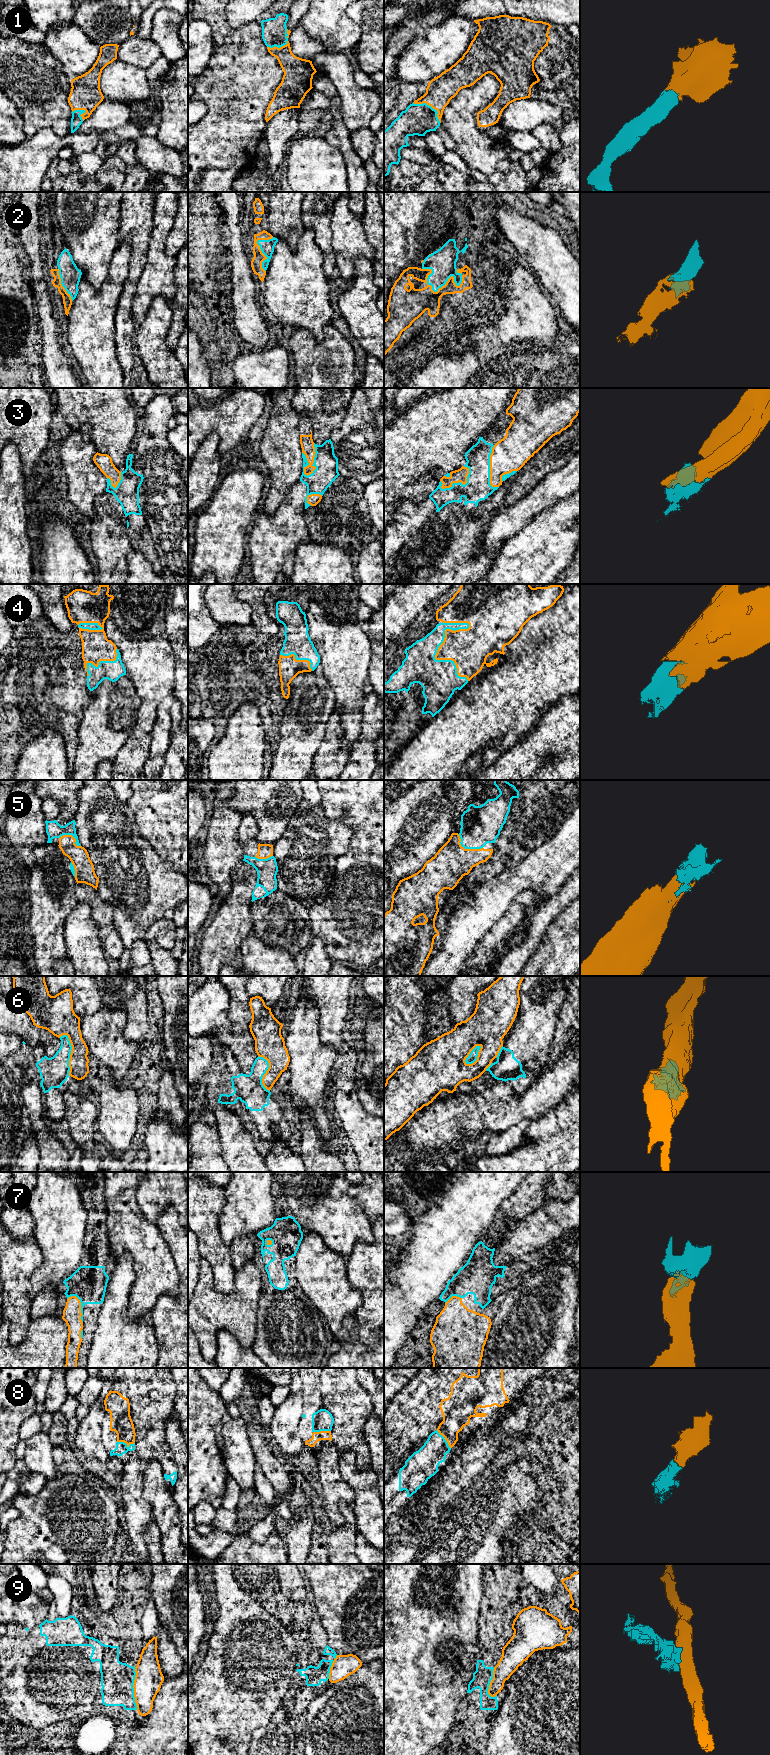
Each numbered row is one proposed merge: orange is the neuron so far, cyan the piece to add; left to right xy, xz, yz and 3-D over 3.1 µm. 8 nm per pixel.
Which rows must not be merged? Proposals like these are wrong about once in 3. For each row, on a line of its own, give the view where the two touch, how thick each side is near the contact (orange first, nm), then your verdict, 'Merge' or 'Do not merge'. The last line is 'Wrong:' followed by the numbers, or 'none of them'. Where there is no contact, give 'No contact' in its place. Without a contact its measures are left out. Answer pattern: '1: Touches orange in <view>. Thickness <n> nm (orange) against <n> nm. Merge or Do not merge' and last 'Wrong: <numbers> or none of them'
1: Touches orange in yz. Thickness 220 nm (orange) against 260 nm. Merge
2: Touches orange in yz. Thickness 260 nm (orange) against 220 nm. Merge
3: Touches orange in xz. Thickness 110 nm (orange) against 190 nm. Merge
4: Touches orange in yz. Thickness 320 nm (orange) against 240 nm. Merge
5: Touches orange in yz. Thickness 280 nm (orange) against 300 nm. Merge
6: Touches orange in xy. Thickness 190 nm (orange) against 240 nm. Do not merge
7: Touches orange in xy. Thickness 150 nm (orange) against 280 nm. Merge
8: Touches orange in xy. Thickness 170 nm (orange) against 100 nm. Merge
9: Touches orange in xy. Thickness 220 nm (orange) against 280 nm. Do not merge
Wrong: 6, 9

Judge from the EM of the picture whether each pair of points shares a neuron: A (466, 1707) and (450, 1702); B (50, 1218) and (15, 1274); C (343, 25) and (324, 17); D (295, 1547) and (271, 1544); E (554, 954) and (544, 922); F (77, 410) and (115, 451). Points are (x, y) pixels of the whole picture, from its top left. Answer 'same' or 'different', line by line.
A: different
B: different
C: same
D: different
E: different
F: same

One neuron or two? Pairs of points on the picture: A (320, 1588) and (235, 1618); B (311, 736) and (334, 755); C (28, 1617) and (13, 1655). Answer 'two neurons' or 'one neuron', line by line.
A: two neurons
B: two neurons
C: two neurons

